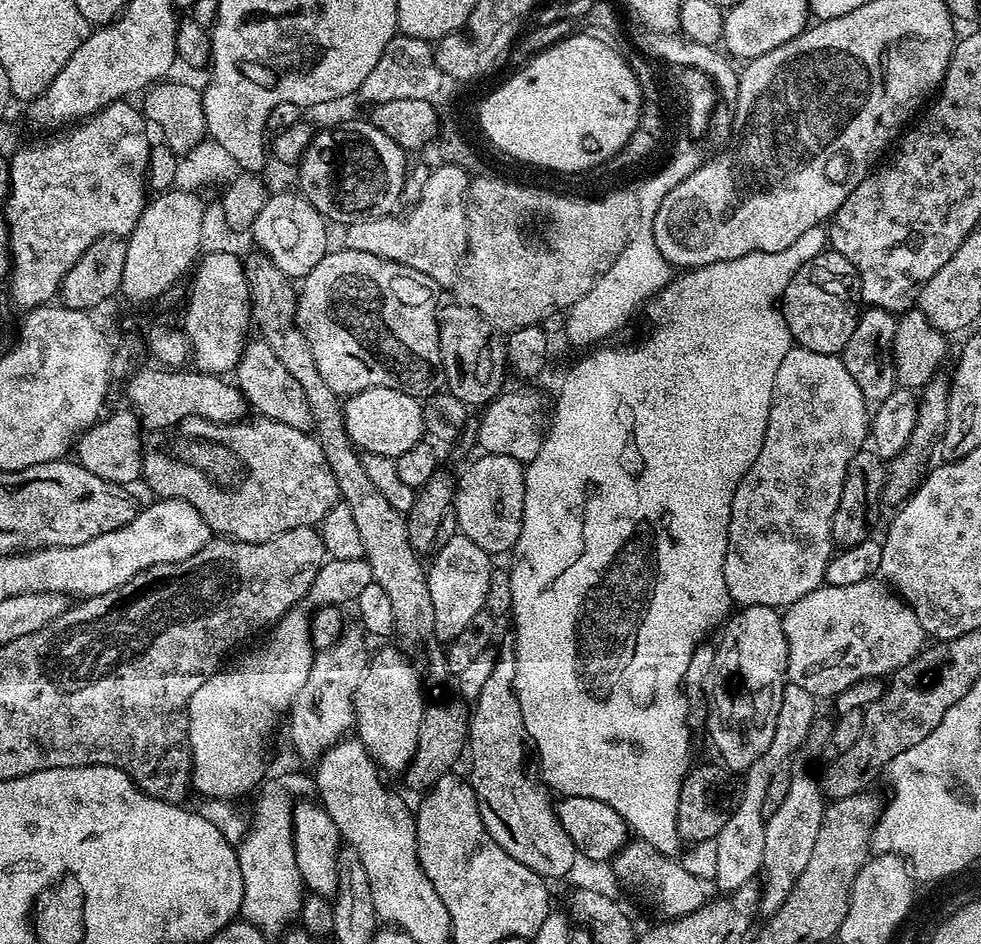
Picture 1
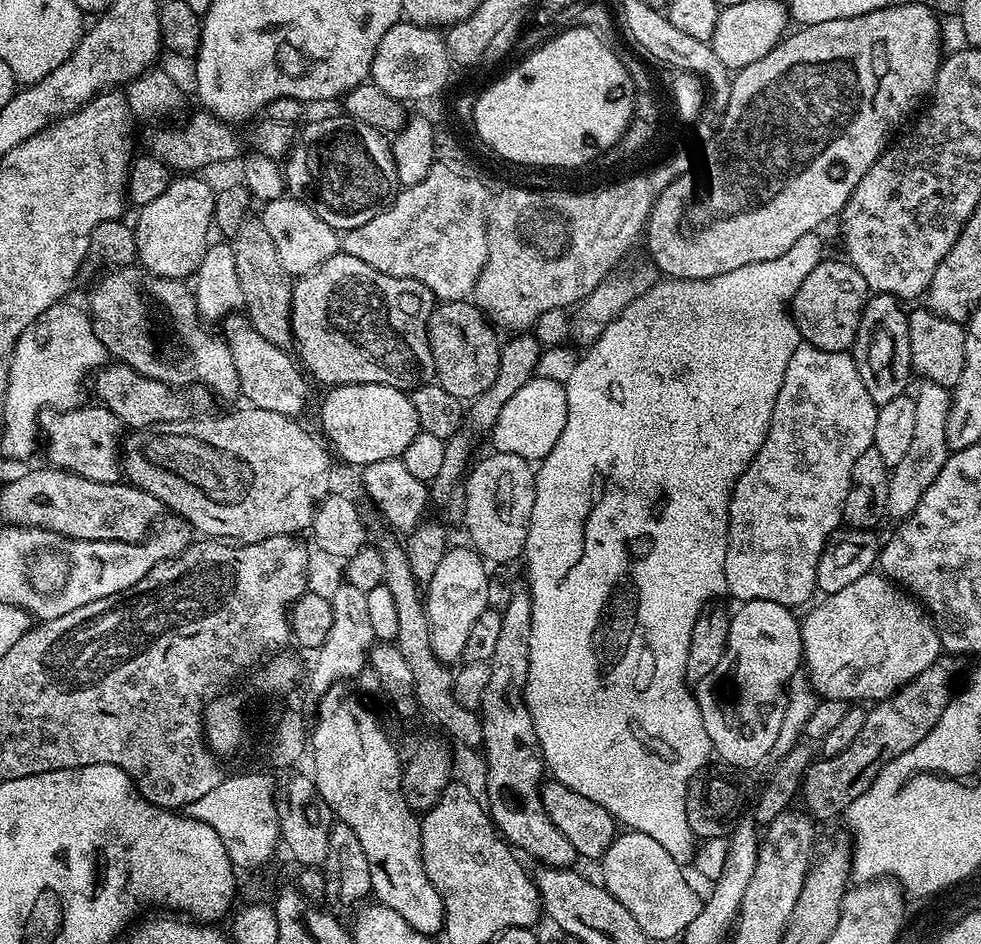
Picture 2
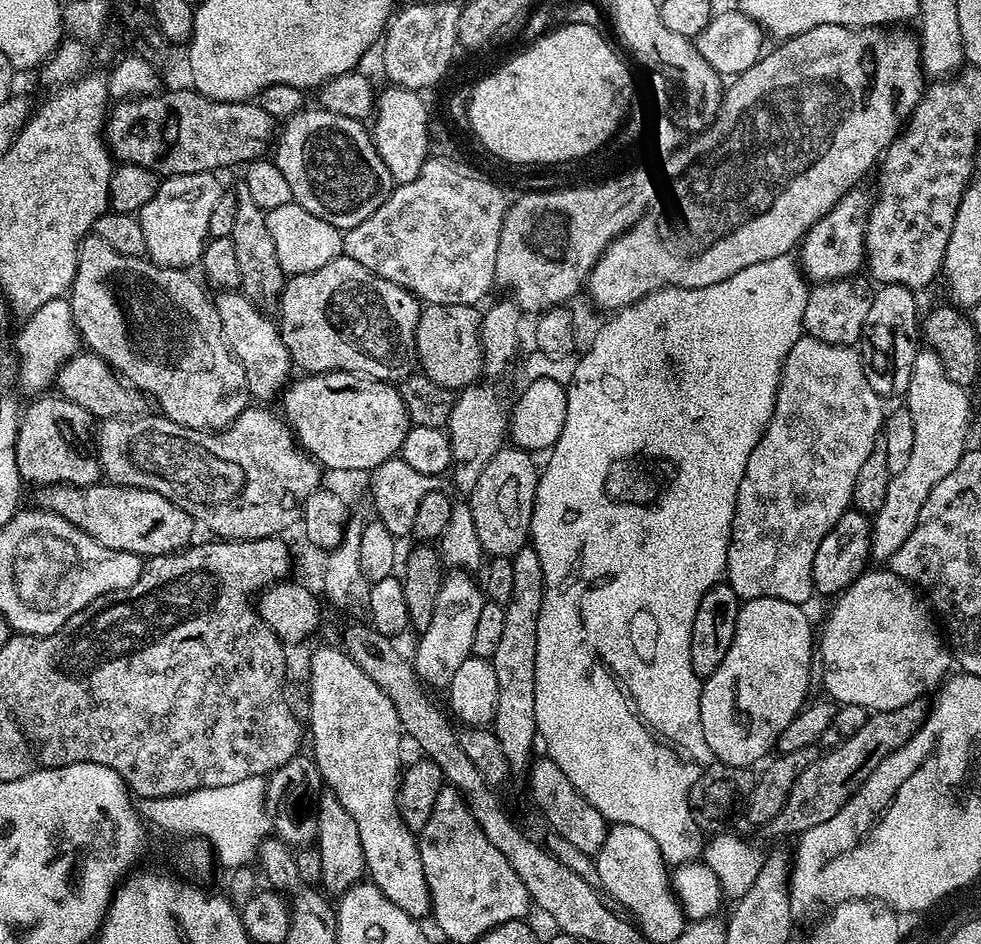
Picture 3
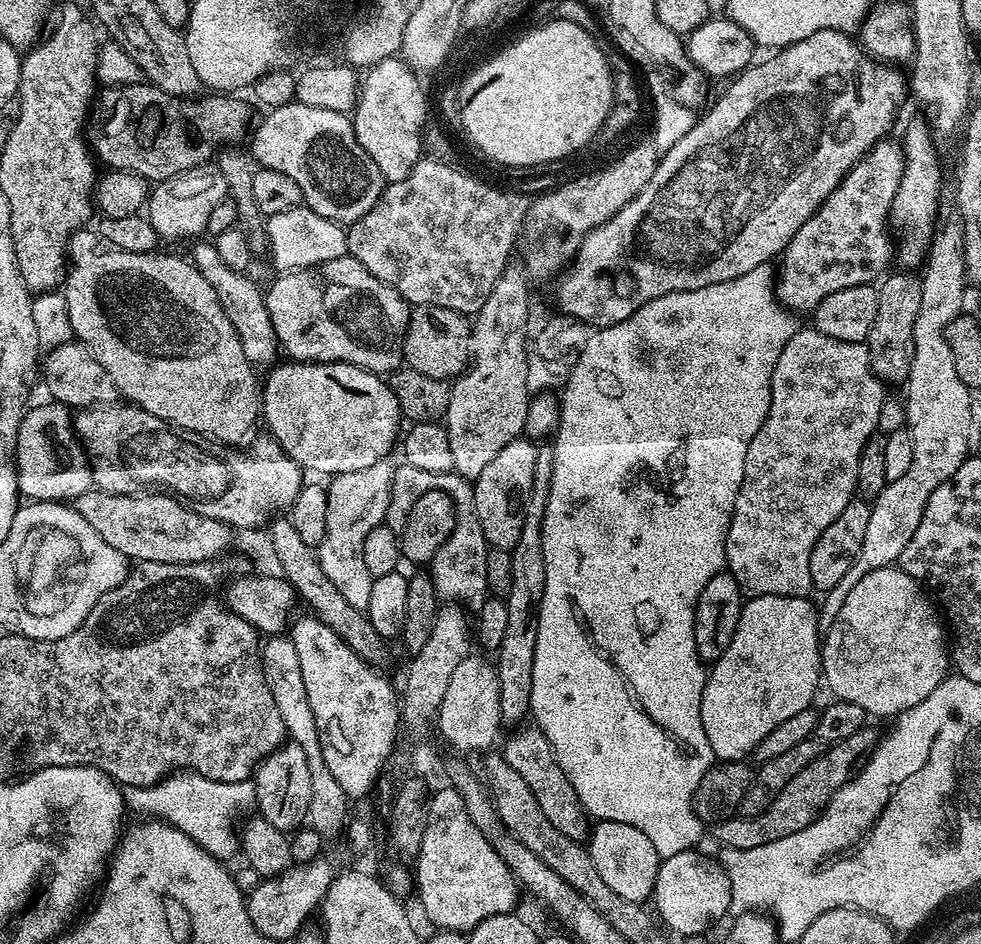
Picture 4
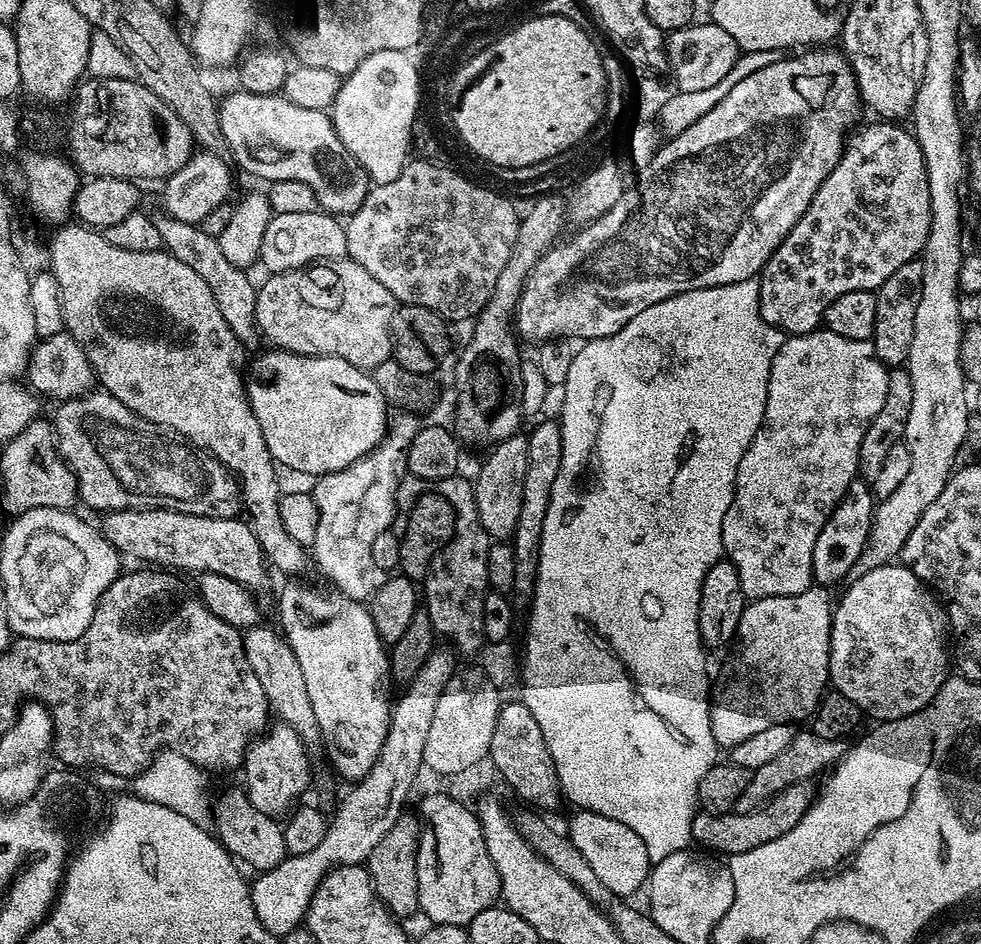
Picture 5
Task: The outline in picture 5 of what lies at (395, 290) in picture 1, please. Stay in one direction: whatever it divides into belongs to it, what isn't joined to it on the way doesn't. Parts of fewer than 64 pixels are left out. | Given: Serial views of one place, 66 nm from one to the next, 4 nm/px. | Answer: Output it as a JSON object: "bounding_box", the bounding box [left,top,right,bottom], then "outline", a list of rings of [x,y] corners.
{"bounding_box":[256,260,398,370],"outline":[[[321,260],[307,268],[295,268],[289,272],[274,272],[269,280],[256,289],[256,326],[261,337],[269,340],[273,349],[293,352],[299,356],[329,356],[342,358],[350,366],[373,370],[380,363],[393,359],[392,319],[398,301],[374,274],[369,274],[358,262]]]}

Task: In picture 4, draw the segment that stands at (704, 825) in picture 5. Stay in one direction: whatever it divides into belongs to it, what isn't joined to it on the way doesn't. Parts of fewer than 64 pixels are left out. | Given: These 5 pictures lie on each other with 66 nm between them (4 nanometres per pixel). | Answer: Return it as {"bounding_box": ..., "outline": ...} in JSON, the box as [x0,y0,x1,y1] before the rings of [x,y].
{"bounding_box":[715,726,878,850],"outline":[[[866,726],[858,730],[842,742],[825,747],[820,755],[810,761],[782,790],[772,799],[771,806],[757,816],[737,814],[729,820],[721,820],[715,825],[716,840],[724,850],[754,850],[754,846],[766,846],[766,842],[778,842],[782,838],[790,838],[790,834],[798,834],[798,830],[806,830],[824,813],[834,794],[840,792],[840,787],[852,779],[854,773],[861,767],[862,761],[876,749],[878,736]]]}

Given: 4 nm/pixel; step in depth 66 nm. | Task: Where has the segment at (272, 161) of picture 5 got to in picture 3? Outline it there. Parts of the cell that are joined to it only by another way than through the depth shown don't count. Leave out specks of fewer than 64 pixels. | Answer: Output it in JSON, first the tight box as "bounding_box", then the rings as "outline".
{"bounding_box":[274,106,394,230],"outline":[[[308,106],[283,121],[274,140],[274,161],[290,186],[293,201],[341,230],[358,226],[358,222],[366,222],[366,218],[370,218],[370,214],[386,202],[394,187],[391,172],[375,148],[372,133],[364,127],[361,121],[354,118],[330,114],[319,106]]]}

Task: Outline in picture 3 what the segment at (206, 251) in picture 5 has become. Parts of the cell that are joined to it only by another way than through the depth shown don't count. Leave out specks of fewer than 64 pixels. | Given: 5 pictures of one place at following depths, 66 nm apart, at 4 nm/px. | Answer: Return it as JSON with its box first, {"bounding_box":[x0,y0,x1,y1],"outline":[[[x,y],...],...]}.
{"bounding_box":[215,290,294,402],"outline":[[[224,290],[215,297],[218,318],[222,318],[222,334],[226,338],[228,348],[240,360],[242,370],[246,370],[246,386],[248,395],[256,402],[272,402],[283,393],[294,365],[286,350],[286,342],[282,342],[280,329],[275,319],[256,307],[250,298],[240,290]]]}

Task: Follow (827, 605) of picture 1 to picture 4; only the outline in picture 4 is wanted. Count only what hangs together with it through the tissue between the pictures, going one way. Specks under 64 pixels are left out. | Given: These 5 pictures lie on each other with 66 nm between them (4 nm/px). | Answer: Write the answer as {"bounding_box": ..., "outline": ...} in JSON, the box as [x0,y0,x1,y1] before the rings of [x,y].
{"bounding_box":[822,566,950,718],"outline":[[[891,566],[882,568],[862,578],[858,586],[850,592],[846,597],[846,602],[842,605],[842,610],[834,619],[833,626],[830,627],[828,633],[822,636],[822,680],[833,693],[831,694],[837,700],[845,700],[846,702],[854,702],[854,706],[862,706],[862,710],[869,717],[872,716],[889,716],[895,718],[900,713],[910,710],[914,706],[918,706],[918,702],[922,702],[926,698],[930,698],[930,694],[934,694],[934,690],[941,682],[950,675],[950,648],[946,643],[946,628],[940,625],[942,621],[941,613],[938,611],[937,605],[930,599],[929,593],[915,580],[910,578],[910,574],[903,572],[899,566]]]}

